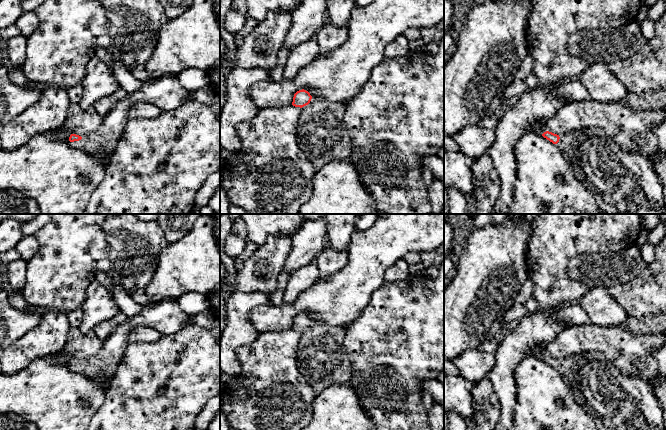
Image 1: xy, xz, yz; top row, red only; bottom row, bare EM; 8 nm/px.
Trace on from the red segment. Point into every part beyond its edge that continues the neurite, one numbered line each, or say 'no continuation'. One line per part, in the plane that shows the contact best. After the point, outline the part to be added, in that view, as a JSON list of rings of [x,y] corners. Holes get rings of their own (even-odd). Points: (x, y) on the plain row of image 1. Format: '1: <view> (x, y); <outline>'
1: xy (166, 317); [[[165,299],[158,303],[144,306],[142,311],[118,325],[112,334],[103,341],[95,356],[81,359],[79,365],[69,366],[73,372],[84,374],[108,385],[130,344],[129,333],[137,327],[149,327],[160,335],[171,335],[184,327],[190,315],[186,314],[178,301]]]

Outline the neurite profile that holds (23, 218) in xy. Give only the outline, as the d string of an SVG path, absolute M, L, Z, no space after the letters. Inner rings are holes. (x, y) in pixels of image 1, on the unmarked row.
M0 214L0 223L6 219L14 219L21 222L32 220L37 214Z

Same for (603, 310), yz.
M606 287L591 288L580 301L589 323L600 327L621 325L627 317L625 309L609 294Z

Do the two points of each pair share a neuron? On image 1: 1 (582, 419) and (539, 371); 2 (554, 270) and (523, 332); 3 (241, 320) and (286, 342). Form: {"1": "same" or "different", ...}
{"1": "same", "2": "different", "3": "different"}

